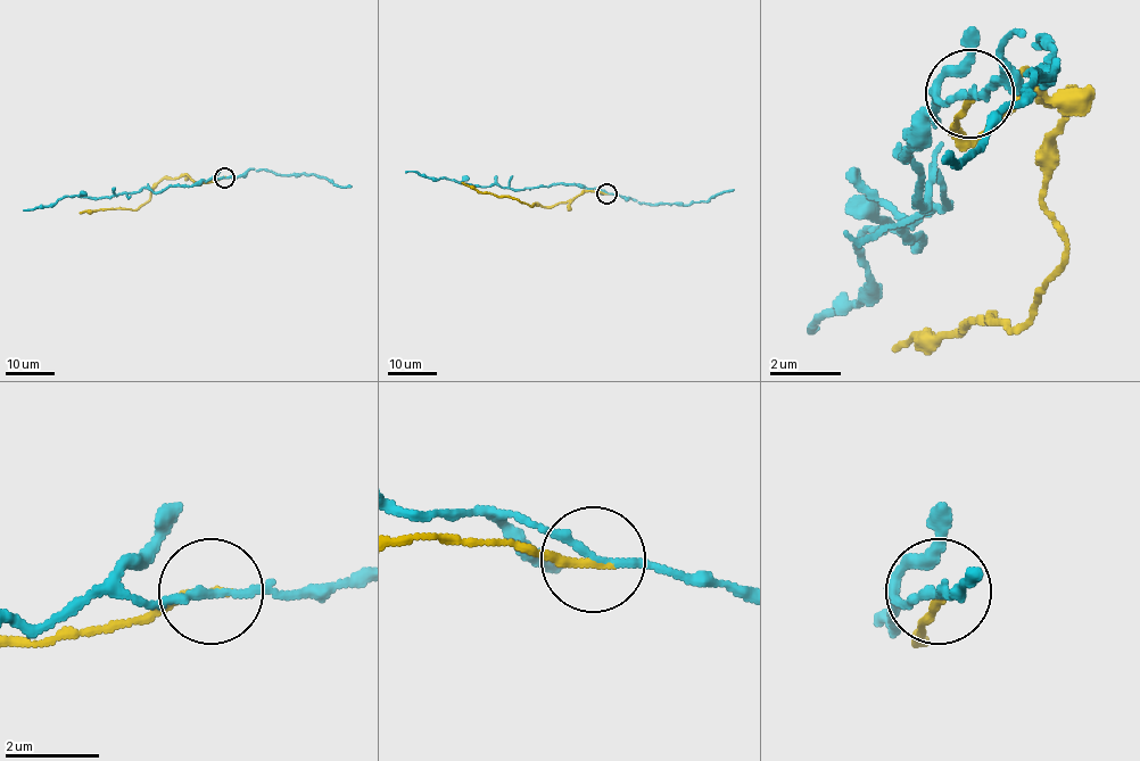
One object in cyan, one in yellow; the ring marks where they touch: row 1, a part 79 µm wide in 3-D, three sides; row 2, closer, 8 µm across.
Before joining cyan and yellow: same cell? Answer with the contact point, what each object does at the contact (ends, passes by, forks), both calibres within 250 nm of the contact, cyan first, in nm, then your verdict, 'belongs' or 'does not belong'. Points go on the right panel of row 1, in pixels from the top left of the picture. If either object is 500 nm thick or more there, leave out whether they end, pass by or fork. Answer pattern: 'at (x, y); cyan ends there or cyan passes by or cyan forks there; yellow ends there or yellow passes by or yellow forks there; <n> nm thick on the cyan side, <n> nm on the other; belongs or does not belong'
at (969, 93); cyan passes by; yellow ends there; 170 nm thick on the cyan side, 200 nm on the other; does not belong

